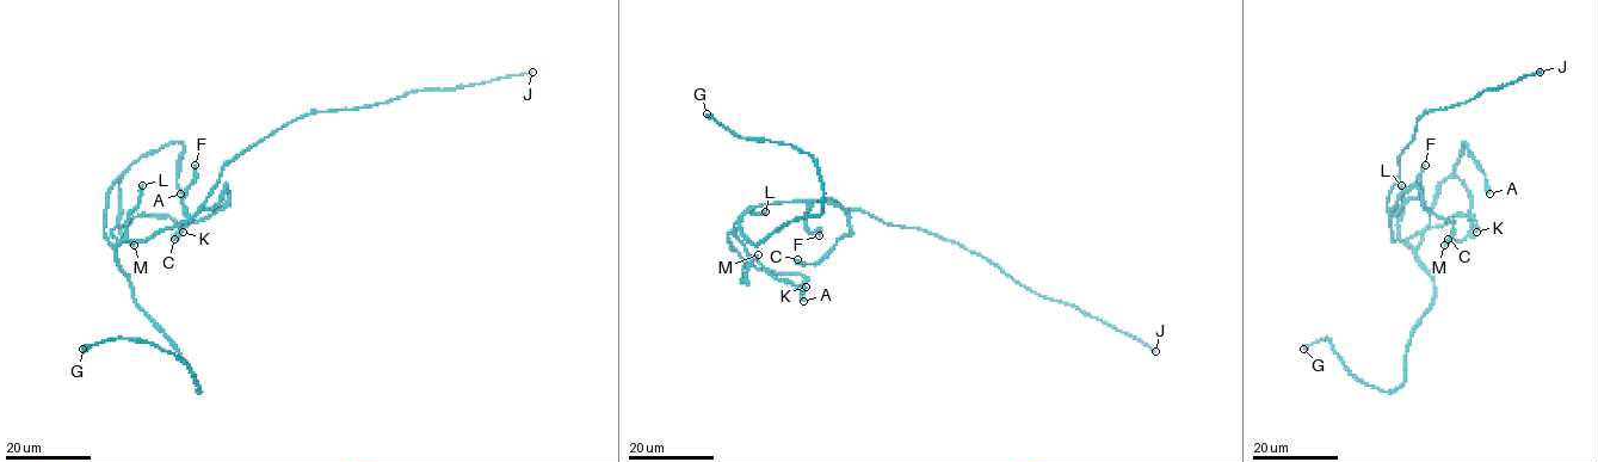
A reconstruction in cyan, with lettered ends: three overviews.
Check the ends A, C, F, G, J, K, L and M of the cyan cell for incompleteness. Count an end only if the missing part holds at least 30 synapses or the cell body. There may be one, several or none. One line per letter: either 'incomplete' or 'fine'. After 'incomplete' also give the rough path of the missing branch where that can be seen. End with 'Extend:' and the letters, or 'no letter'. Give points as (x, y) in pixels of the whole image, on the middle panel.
A: fine
C: fine
F: fine
G: fine
J: incomplete
K: fine
L: fine
M: fine
Extend: J

